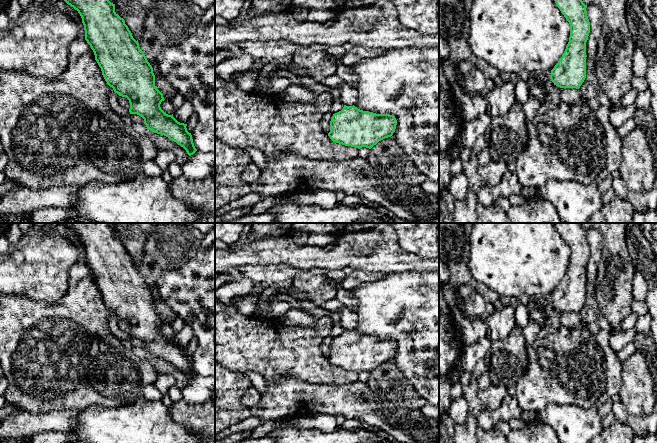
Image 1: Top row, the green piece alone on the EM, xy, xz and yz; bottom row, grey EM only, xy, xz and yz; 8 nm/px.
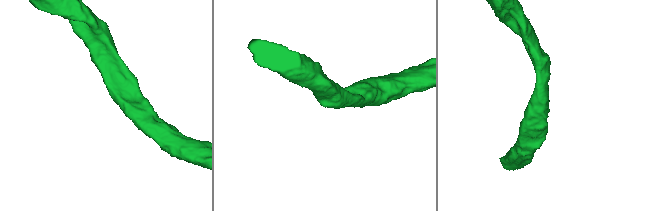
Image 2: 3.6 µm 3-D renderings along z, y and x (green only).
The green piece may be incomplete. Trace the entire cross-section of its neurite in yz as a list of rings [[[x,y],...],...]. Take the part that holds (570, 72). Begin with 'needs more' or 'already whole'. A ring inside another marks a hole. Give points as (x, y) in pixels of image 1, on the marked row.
already whole; [[[554,0],[570,24],[570,37],[550,79],[560,88],[579,89],[586,78],[586,42],[590,33],[587,5],[582,0]]]

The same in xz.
already whole; [[[344,105],[343,109],[333,114],[330,121],[330,132],[328,136],[333,142],[356,147],[358,149],[366,147],[371,149],[379,141],[391,137],[395,132],[397,120],[395,116],[389,114],[376,114],[363,111],[353,106]]]

